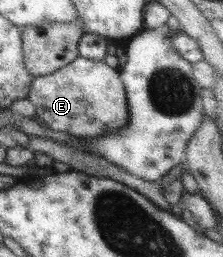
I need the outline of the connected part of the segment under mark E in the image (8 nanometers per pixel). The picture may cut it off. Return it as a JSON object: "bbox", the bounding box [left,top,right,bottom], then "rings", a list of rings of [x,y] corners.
{"bbox":[27,56,127,137],"rings":[[[77,56],[75,60],[45,76],[33,77],[29,85],[27,100],[35,106],[35,118],[53,130],[67,132],[75,137],[97,137],[119,131],[127,123],[127,96],[117,68],[109,67],[105,61]]]}

